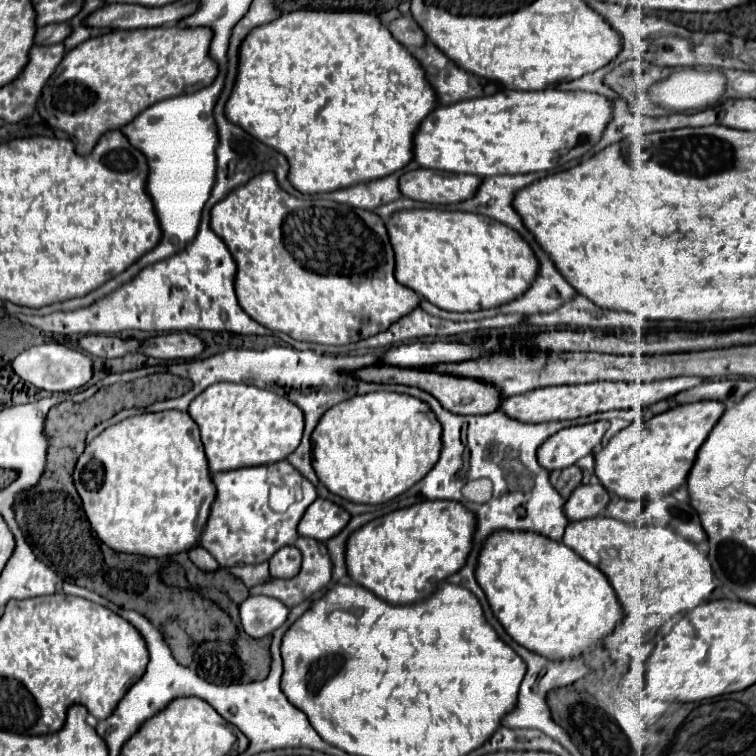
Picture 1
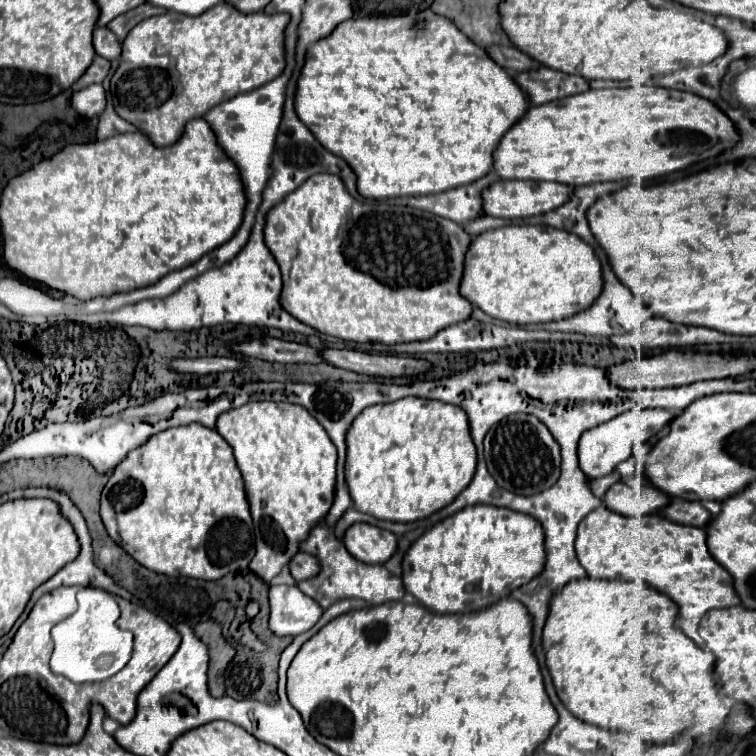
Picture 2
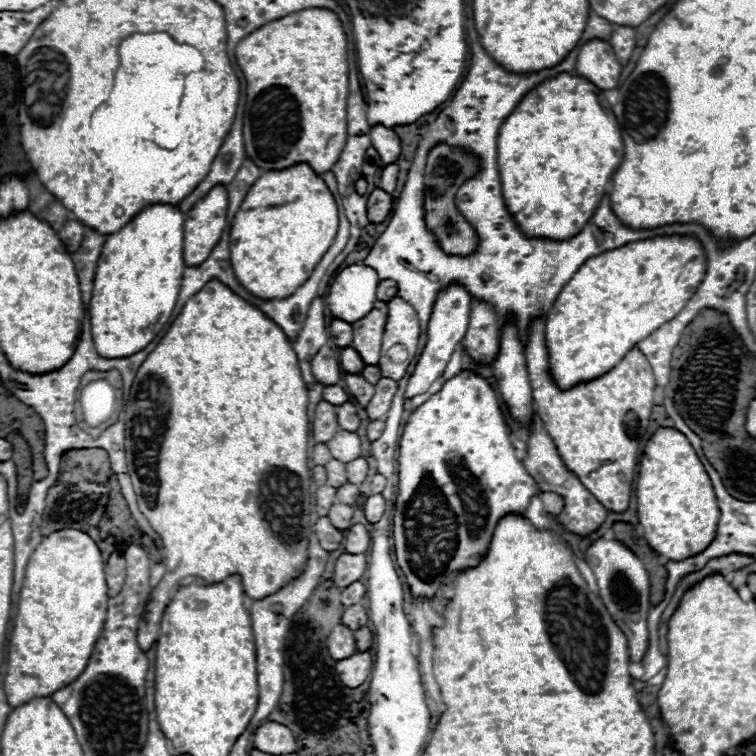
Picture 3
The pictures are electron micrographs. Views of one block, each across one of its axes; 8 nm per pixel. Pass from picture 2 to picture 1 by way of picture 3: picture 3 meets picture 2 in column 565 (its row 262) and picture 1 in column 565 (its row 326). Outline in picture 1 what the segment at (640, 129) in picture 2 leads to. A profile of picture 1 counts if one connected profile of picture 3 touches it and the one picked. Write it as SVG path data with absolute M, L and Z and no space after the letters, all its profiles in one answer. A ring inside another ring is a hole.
M502 90L492 96L462 100L456 104L434 108L418 126L414 134L414 162L422 168L474 174L474 176L496 176L496 174L526 174L544 172L566 166L570 160L584 156L600 140L608 124L608 100L590 92L562 92L562 90L540 90L520 92Z

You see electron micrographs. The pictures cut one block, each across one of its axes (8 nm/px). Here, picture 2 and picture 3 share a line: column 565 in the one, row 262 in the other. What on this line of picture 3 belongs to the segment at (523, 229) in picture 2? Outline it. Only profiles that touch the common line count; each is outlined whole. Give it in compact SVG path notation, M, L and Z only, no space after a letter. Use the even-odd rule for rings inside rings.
M308 164L290 166L288 170L264 172L250 188L238 214L230 226L230 250L232 268L240 284L258 298L286 298L292 290L298 290L316 268L316 262L324 256L334 242L338 230L338 206L324 180L314 174Z

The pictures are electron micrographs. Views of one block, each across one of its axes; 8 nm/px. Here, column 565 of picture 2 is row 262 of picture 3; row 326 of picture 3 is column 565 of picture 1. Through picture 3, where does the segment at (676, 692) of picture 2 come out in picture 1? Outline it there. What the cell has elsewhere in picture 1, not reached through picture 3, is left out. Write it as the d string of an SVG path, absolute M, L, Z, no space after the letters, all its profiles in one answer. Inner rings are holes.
M492 532L478 554L476 580L504 630L524 648L550 660L580 656L622 618L604 574L562 542L536 532Z

